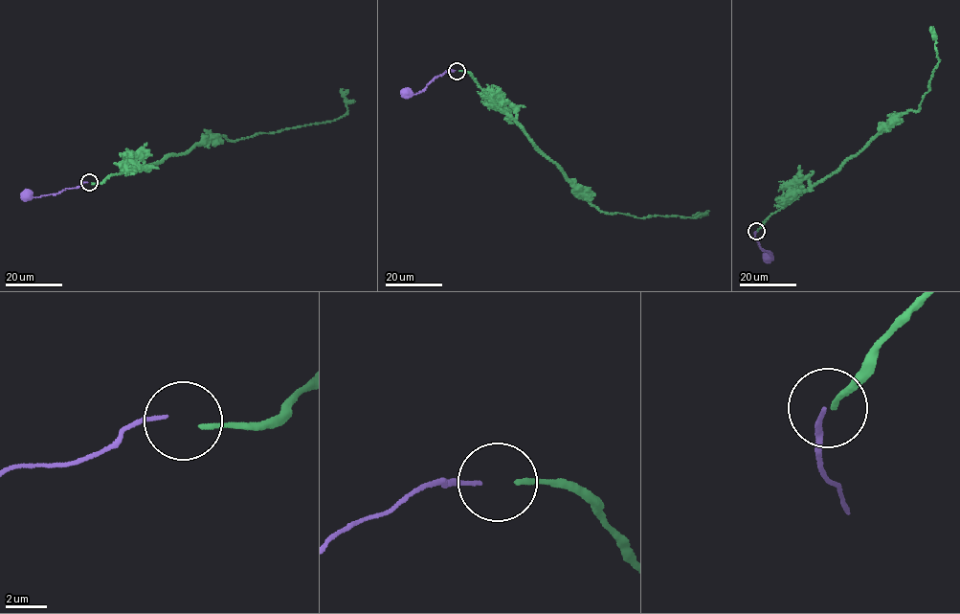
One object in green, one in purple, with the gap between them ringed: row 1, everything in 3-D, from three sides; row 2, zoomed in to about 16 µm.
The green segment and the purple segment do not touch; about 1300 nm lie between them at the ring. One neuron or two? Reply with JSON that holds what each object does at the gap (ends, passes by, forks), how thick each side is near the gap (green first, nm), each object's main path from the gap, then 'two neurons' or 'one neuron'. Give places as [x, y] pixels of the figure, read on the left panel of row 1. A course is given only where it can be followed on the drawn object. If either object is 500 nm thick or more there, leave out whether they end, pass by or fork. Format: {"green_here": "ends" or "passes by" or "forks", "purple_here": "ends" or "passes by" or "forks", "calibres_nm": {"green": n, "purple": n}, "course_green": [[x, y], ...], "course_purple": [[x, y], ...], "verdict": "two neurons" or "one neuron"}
{"green_here": "ends", "purple_here": "ends", "calibres_nm": {"green": 240, "purple": 170}, "course_green": [[92, 183], [100, 184], [129, 169], [153, 166], [218, 136], [236, 141], [335, 120], [347, 109], [341, 88]], "course_purple": [[87, 182], [56, 193], [28, 195]], "verdict": "one neuron"}

